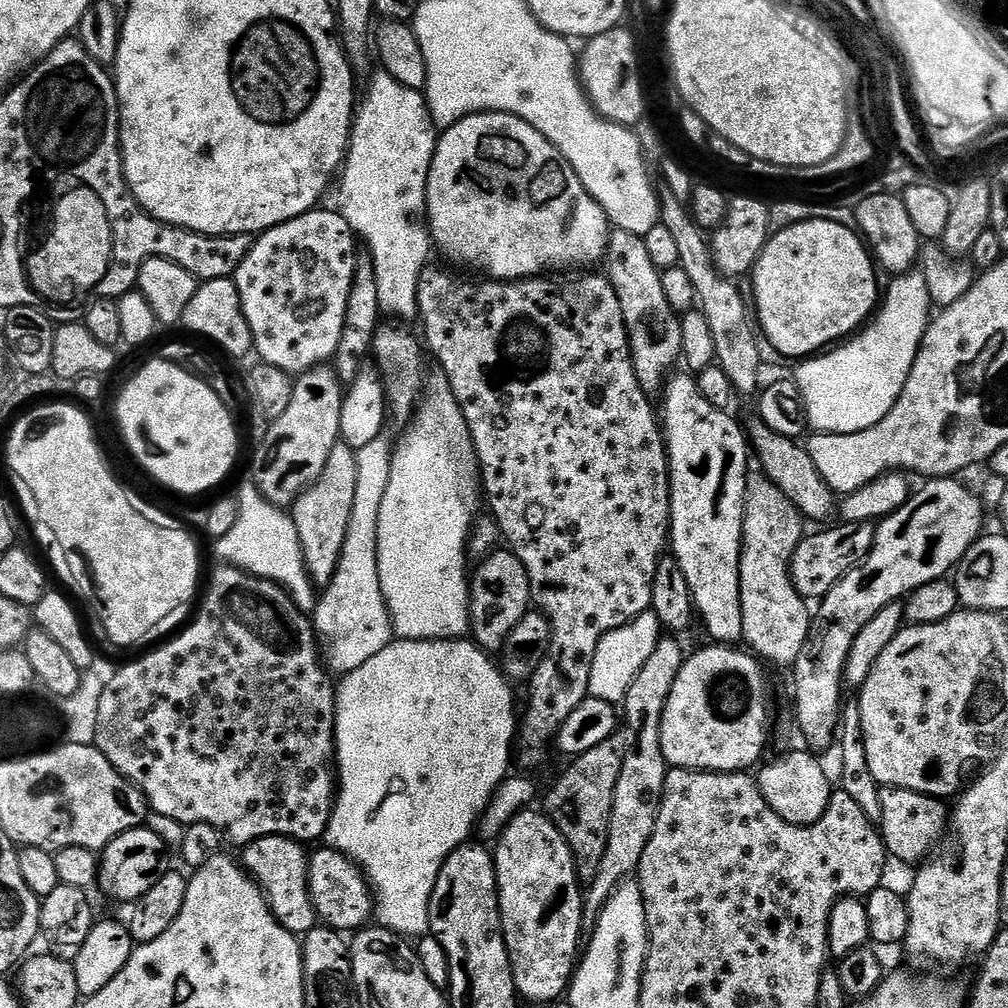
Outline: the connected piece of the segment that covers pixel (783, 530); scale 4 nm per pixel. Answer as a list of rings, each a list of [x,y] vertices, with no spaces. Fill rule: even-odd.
[[[751,473],[744,496],[743,546],[739,559],[743,641],[767,663],[785,668],[796,663],[811,632],[811,607],[794,590],[789,574],[789,562],[804,537],[802,526],[800,513],[772,480],[763,473]]]

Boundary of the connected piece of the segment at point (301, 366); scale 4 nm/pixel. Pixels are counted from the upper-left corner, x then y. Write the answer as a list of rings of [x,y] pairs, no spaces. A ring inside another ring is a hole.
[[[313,210],[273,228],[267,228],[252,241],[252,249],[242,258],[234,277],[244,317],[250,326],[252,346],[263,363],[278,366],[289,374],[309,372],[333,359],[342,336],[347,299],[356,274],[357,239],[352,227],[335,210]]]

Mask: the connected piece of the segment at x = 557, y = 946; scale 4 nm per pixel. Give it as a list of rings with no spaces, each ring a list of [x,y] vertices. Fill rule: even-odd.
[[[532,811],[517,813],[495,841],[496,891],[500,893],[500,925],[504,931],[519,999],[529,1000],[532,1004],[548,1004],[567,993],[576,971],[582,952],[580,932],[585,931],[585,893],[576,875],[576,856],[570,850],[566,838],[547,814]]]

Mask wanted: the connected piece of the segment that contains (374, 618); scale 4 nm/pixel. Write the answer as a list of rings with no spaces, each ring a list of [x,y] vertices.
[[[381,436],[356,450],[353,509],[350,512],[346,538],[339,555],[334,578],[321,591],[312,613],[313,631],[321,642],[328,670],[345,676],[374,658],[394,638],[392,621],[381,594],[381,576],[377,564],[378,515],[389,485],[392,469],[392,444]]]

